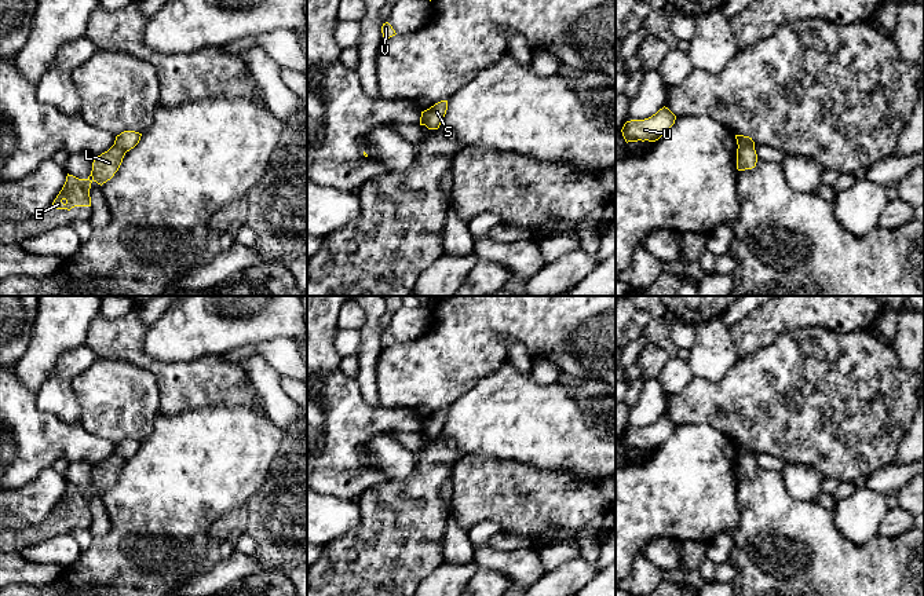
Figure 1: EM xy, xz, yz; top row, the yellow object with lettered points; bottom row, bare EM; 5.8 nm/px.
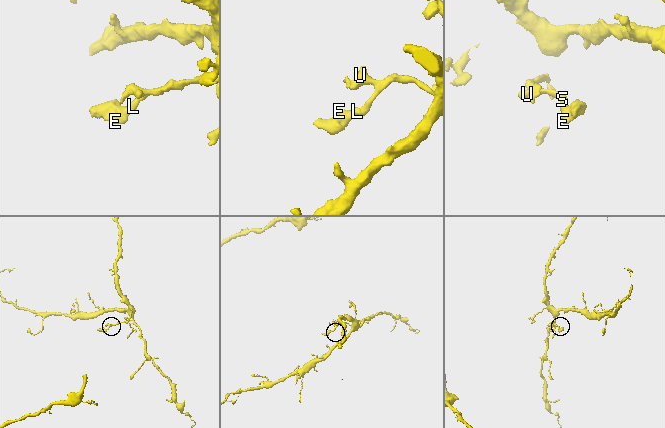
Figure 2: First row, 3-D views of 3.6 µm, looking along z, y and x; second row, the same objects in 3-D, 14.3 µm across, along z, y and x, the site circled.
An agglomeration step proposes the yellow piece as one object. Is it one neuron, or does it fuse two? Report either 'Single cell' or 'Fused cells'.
Fused cells

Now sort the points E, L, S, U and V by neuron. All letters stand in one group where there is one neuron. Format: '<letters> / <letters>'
E L / S U V

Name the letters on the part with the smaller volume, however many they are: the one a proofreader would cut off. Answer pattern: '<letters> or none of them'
E, L

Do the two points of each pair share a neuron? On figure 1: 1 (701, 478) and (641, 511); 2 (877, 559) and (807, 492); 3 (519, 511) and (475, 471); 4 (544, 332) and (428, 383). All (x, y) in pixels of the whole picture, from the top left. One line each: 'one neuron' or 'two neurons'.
1: one neuron
2: two neurons
3: one neuron
4: one neuron

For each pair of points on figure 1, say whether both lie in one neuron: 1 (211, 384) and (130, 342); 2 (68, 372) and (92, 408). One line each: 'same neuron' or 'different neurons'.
1: same neuron
2: different neurons

